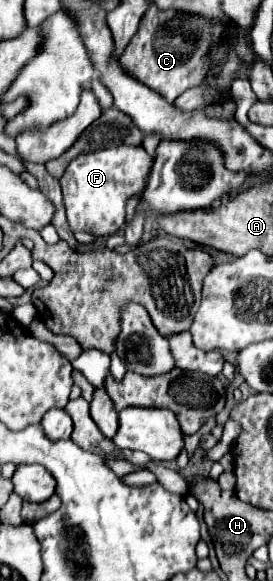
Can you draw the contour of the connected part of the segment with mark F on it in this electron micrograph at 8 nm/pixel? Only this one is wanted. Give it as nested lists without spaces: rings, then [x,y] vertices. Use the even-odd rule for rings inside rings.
[[[118,145],[80,155],[72,161],[62,179],[62,195],[70,229],[88,231],[96,237],[108,237],[126,223],[126,203],[146,187],[154,157],[142,145]]]

